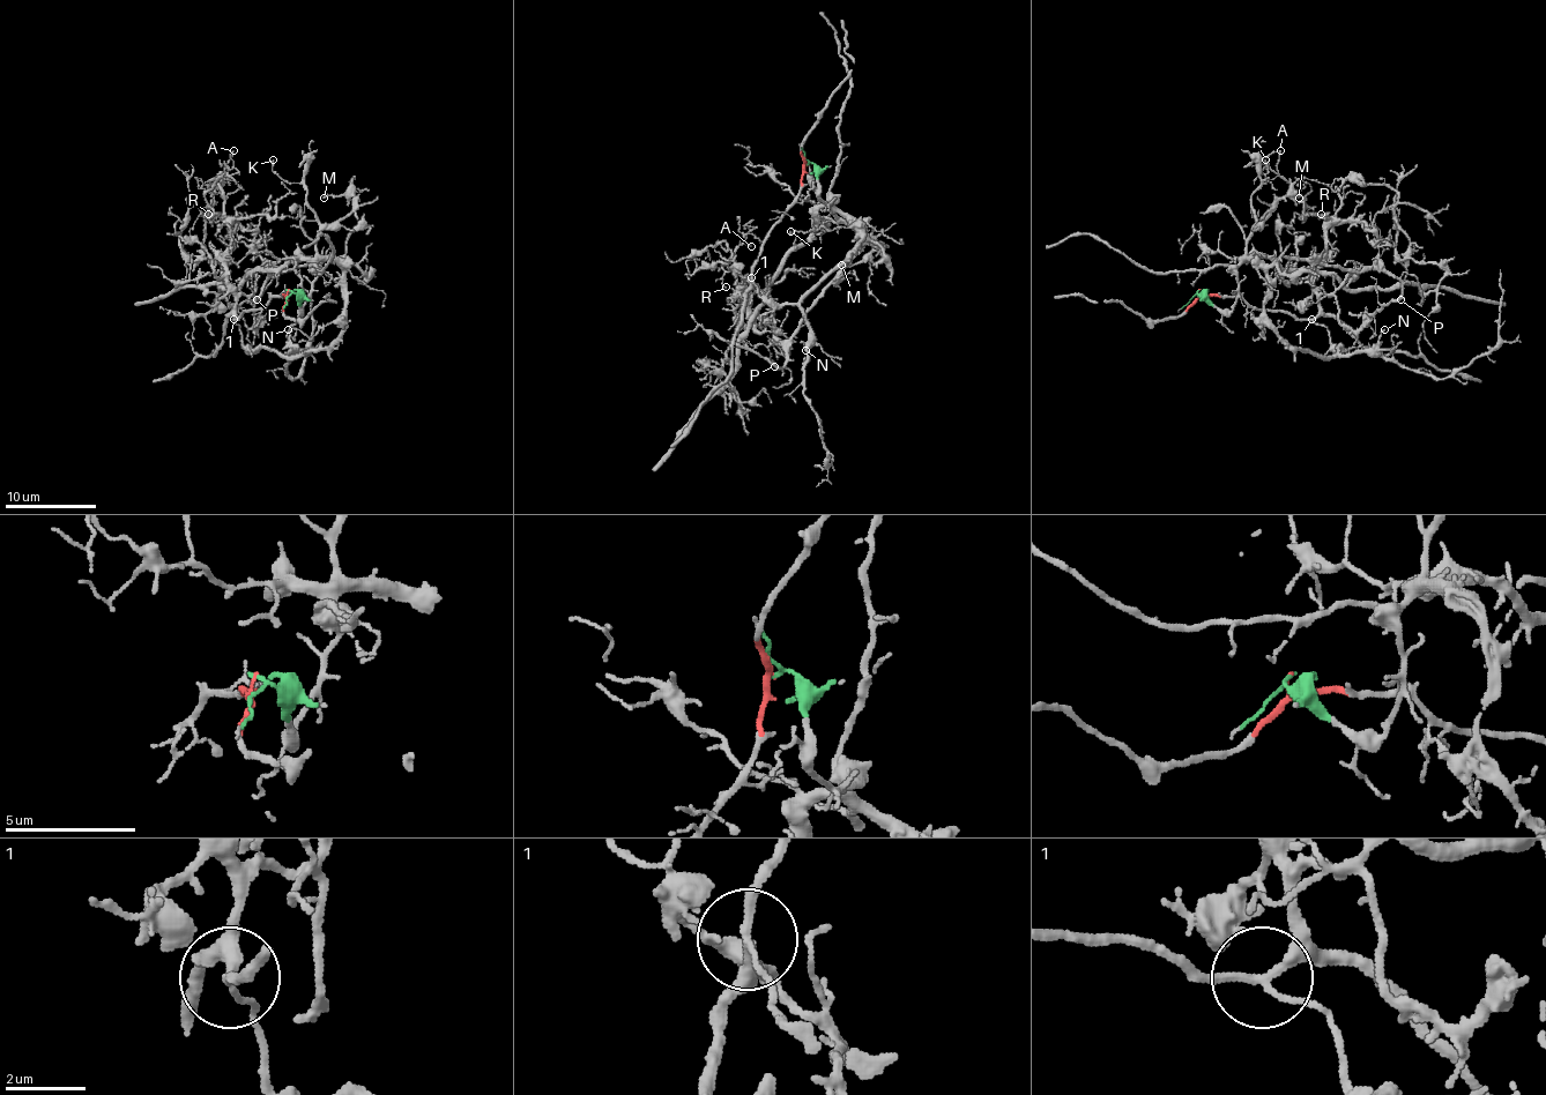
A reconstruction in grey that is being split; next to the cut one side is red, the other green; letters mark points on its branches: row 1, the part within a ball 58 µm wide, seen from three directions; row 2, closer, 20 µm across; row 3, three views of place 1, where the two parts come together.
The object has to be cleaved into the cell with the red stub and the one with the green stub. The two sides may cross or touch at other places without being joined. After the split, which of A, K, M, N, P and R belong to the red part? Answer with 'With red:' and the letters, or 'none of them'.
With red: A, R

